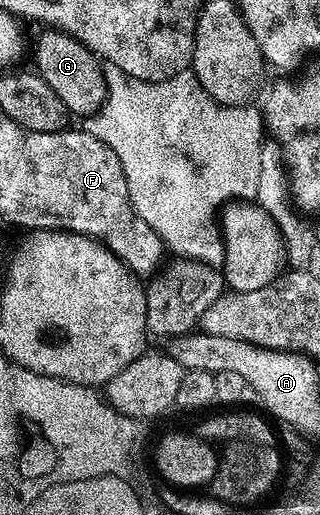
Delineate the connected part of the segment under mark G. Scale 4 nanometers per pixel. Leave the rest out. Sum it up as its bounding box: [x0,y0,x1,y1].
[33,28,109,120]

